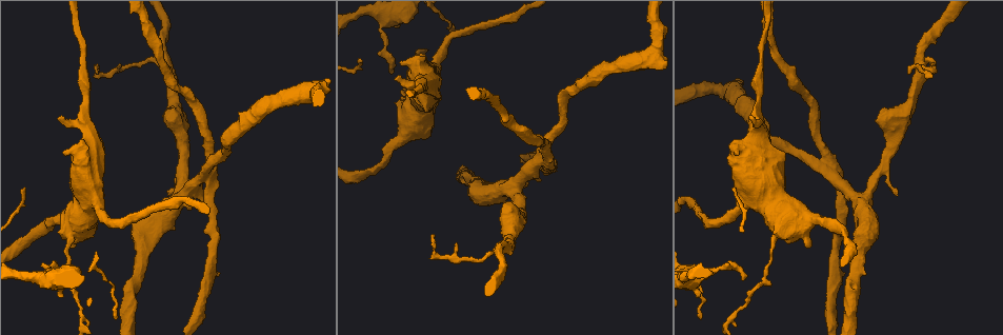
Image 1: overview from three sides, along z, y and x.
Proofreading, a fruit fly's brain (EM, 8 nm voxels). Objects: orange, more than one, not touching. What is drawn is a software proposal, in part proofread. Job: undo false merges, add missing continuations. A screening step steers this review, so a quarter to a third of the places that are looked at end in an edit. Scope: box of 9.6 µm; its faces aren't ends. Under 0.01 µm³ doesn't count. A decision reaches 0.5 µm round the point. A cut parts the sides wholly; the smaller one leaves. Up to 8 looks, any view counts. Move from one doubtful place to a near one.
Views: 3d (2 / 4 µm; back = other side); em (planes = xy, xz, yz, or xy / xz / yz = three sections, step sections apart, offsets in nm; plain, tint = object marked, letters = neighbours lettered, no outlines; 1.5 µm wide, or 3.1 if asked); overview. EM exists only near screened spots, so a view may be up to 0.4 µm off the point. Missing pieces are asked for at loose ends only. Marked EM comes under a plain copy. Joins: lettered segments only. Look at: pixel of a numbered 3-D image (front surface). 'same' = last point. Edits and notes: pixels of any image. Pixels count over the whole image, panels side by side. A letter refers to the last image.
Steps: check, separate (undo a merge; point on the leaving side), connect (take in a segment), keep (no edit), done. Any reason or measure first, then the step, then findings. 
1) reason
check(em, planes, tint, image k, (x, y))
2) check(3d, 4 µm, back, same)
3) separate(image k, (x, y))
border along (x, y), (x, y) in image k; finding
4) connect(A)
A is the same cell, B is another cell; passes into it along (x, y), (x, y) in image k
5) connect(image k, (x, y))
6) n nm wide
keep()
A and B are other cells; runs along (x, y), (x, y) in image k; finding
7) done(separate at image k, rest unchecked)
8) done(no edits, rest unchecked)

thick end
check(em, 3.1 µm, yz, step 8, letters, image 1, (64, 154))

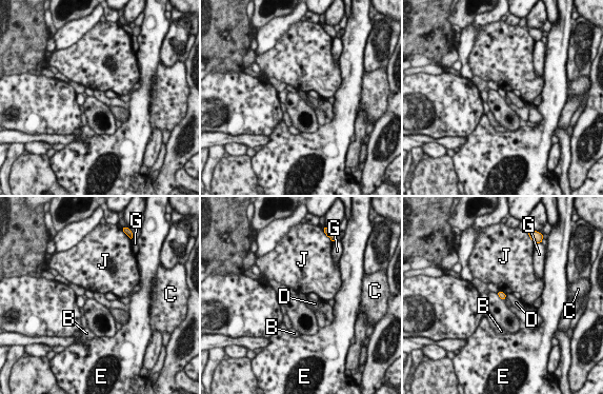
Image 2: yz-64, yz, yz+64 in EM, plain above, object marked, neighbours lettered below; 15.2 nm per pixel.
keep()
B, C, D, E, G and J are other cells; border along (496, 293), (504, 300) in image 2; no lettered segment goes on from it

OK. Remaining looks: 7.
branch stops here
check(em, yz, step 4, letters, image 1, (398, 25))

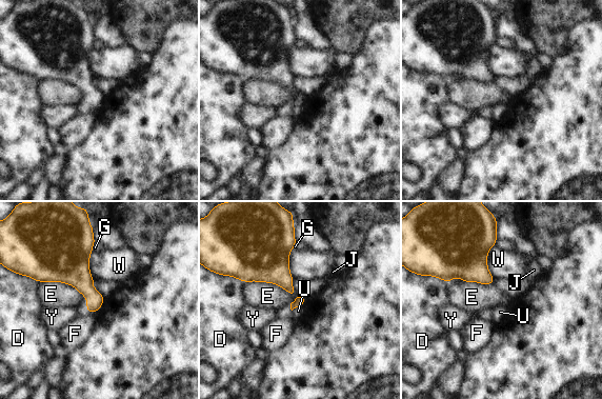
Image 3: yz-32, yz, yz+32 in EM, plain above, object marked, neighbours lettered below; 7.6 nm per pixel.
check(em, planes, letters, same)

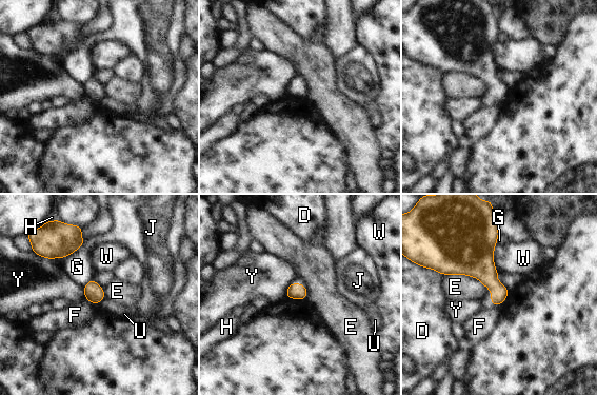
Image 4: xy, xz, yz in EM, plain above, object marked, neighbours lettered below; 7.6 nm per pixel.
E touches over 360 nm
keep()
D, E, F, G, H, J, U, W and Y are other cells; border along (443, 274), (473, 276), (488, 289) in image 4; no lettered segment goes on from it

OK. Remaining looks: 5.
thick turns thin
check(em, planes, tint, image 1, (774, 240))

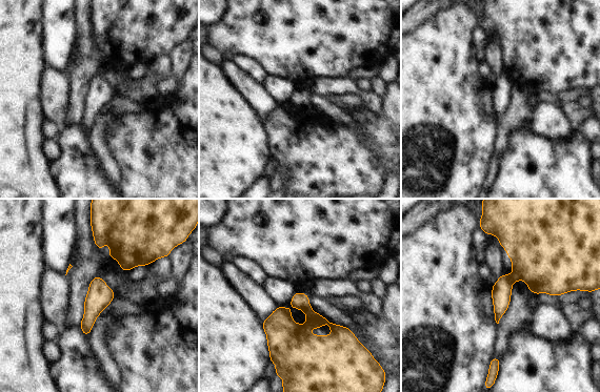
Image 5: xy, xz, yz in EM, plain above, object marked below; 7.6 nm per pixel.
check(em, planes, letters, same)

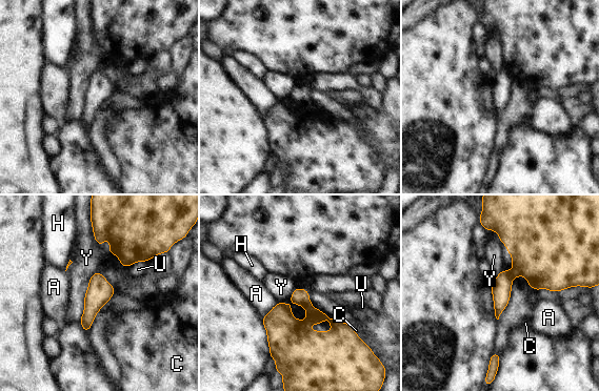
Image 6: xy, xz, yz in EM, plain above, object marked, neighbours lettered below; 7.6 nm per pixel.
separate(image 6, (501, 286))
A, C, H, U and Y are other cells; border along (503, 270), (512, 279) in image 6; two cells meet here

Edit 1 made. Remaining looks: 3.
done(separate at image 6, rest unchecked)

